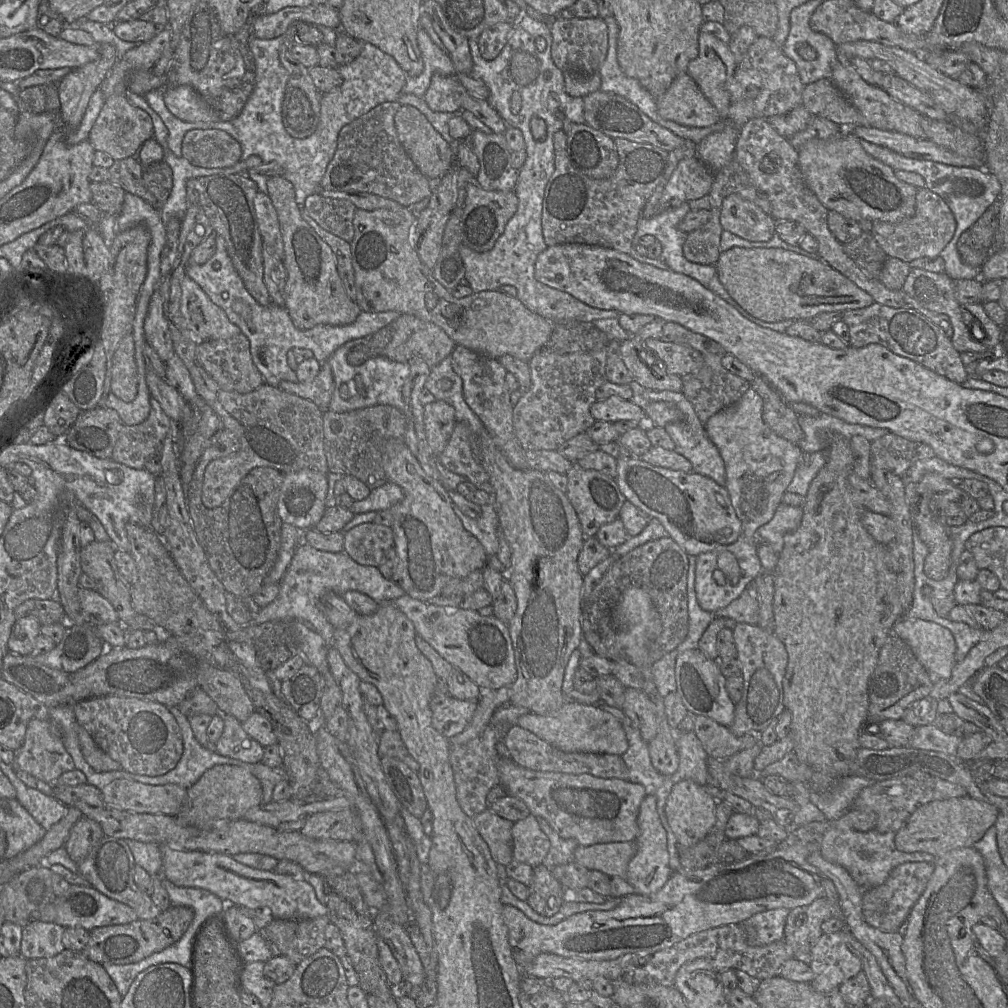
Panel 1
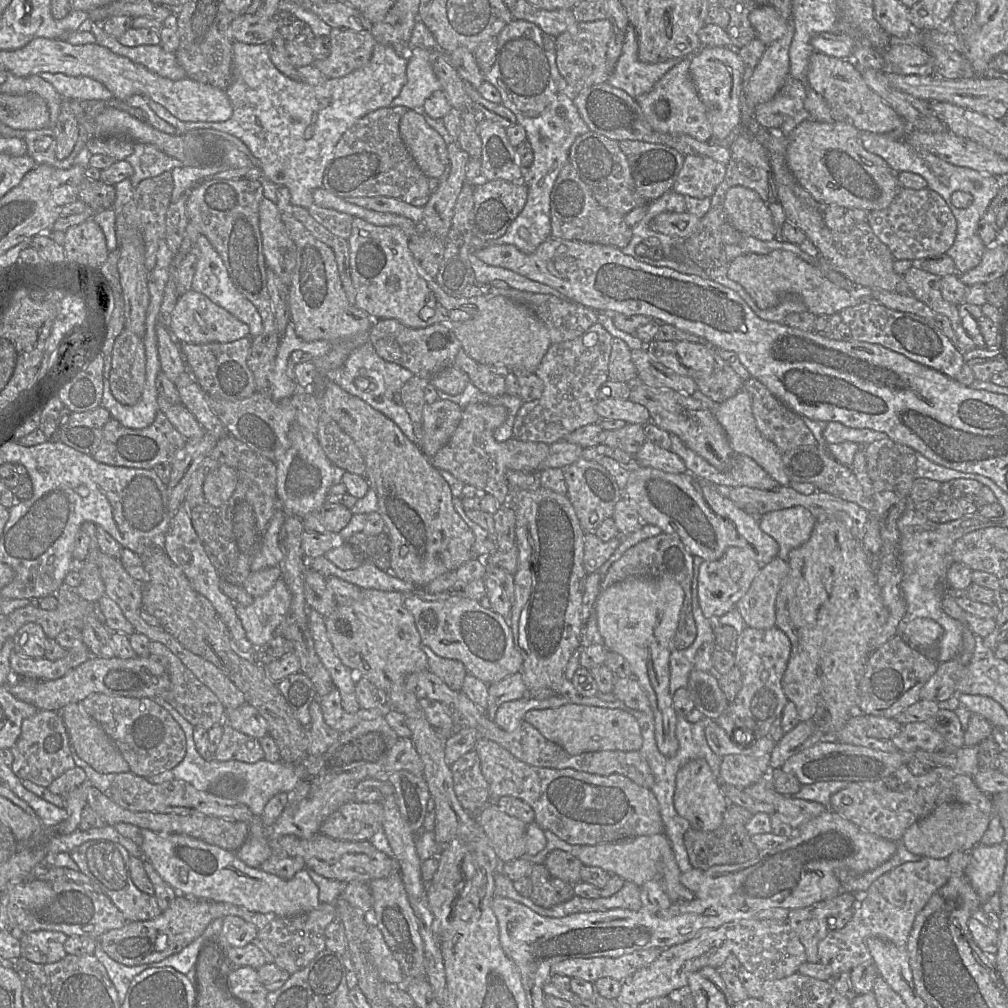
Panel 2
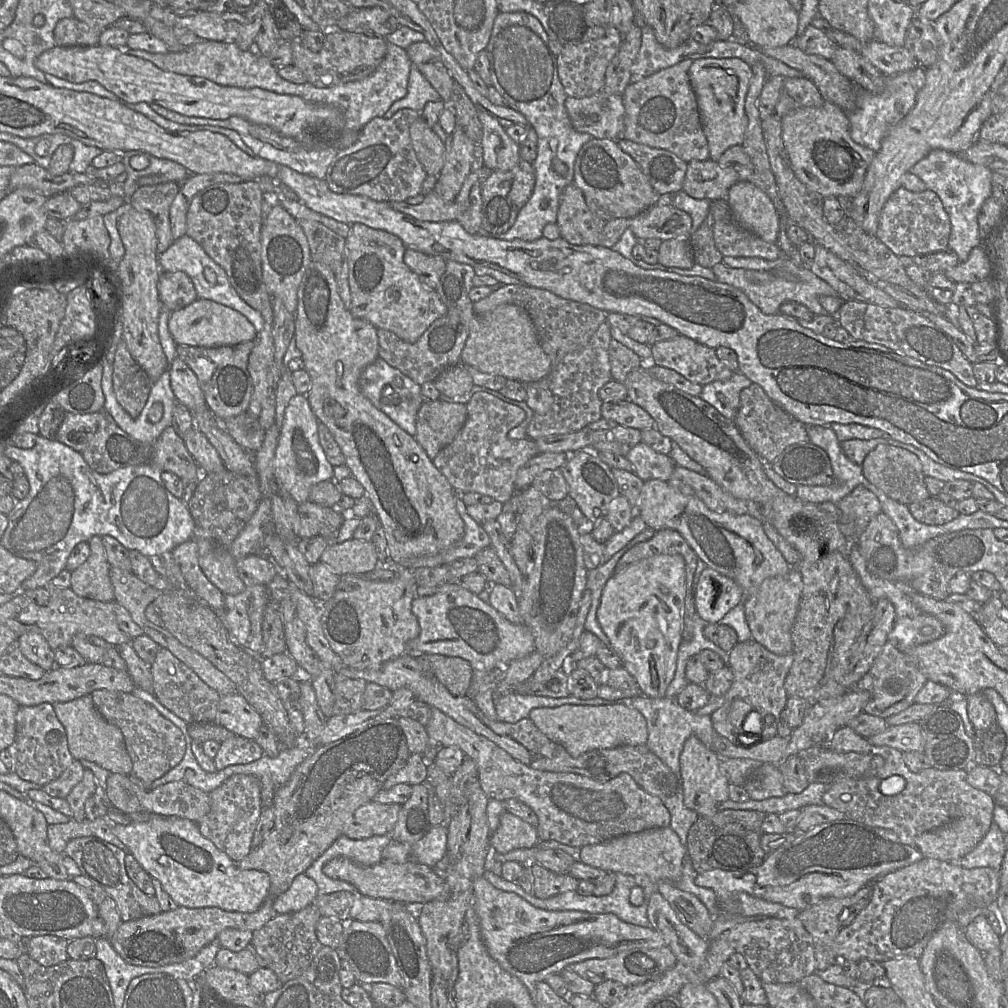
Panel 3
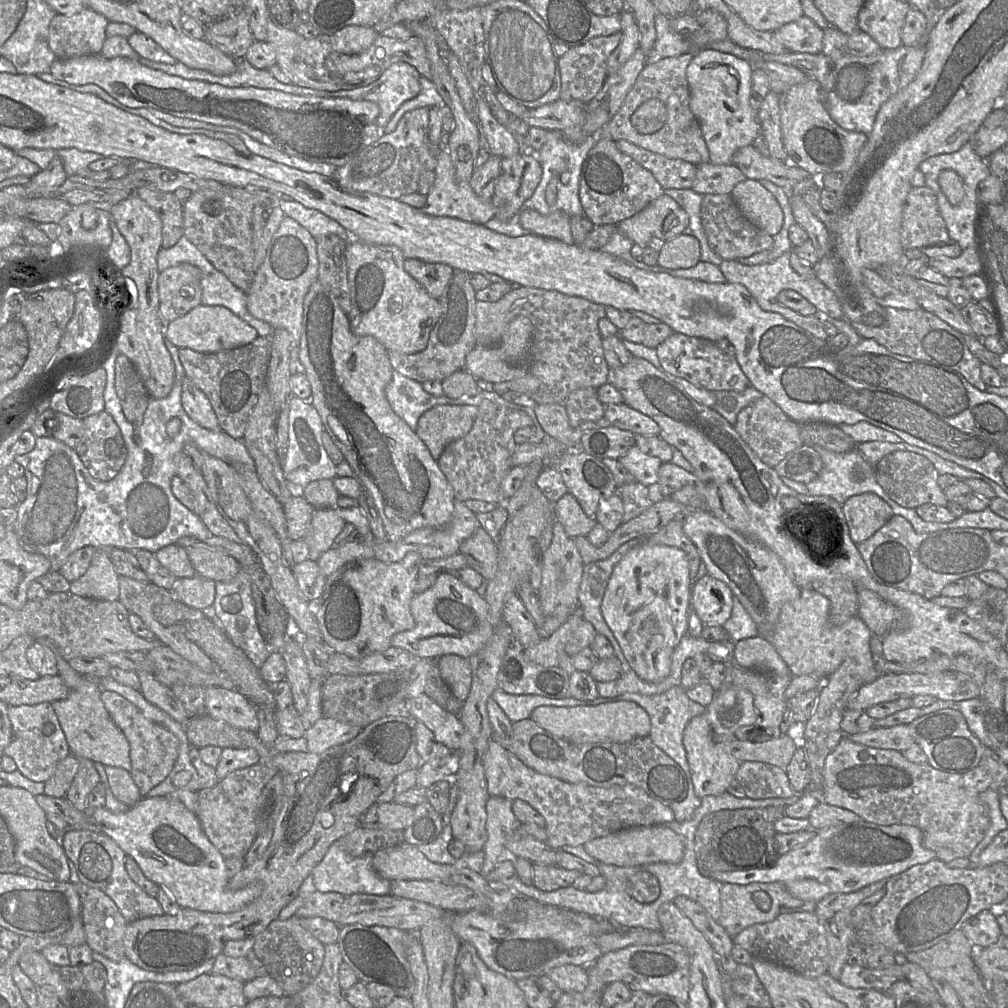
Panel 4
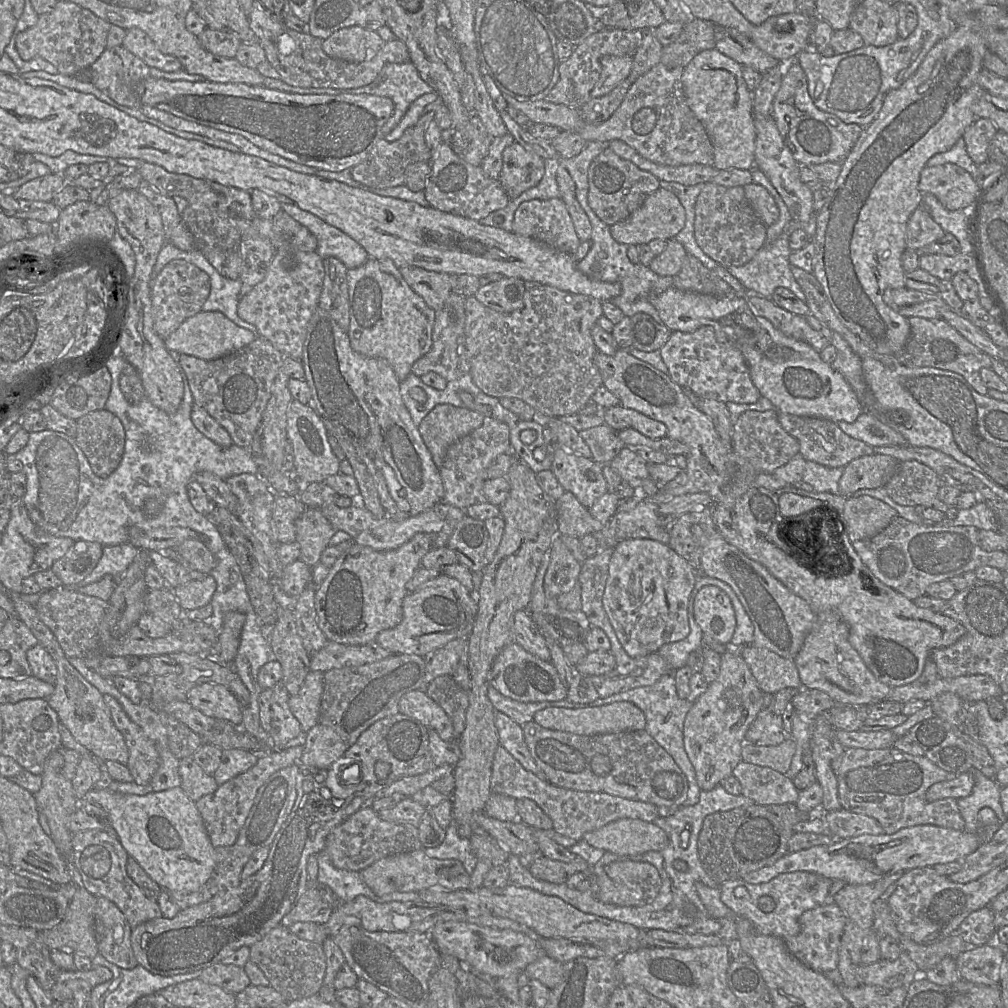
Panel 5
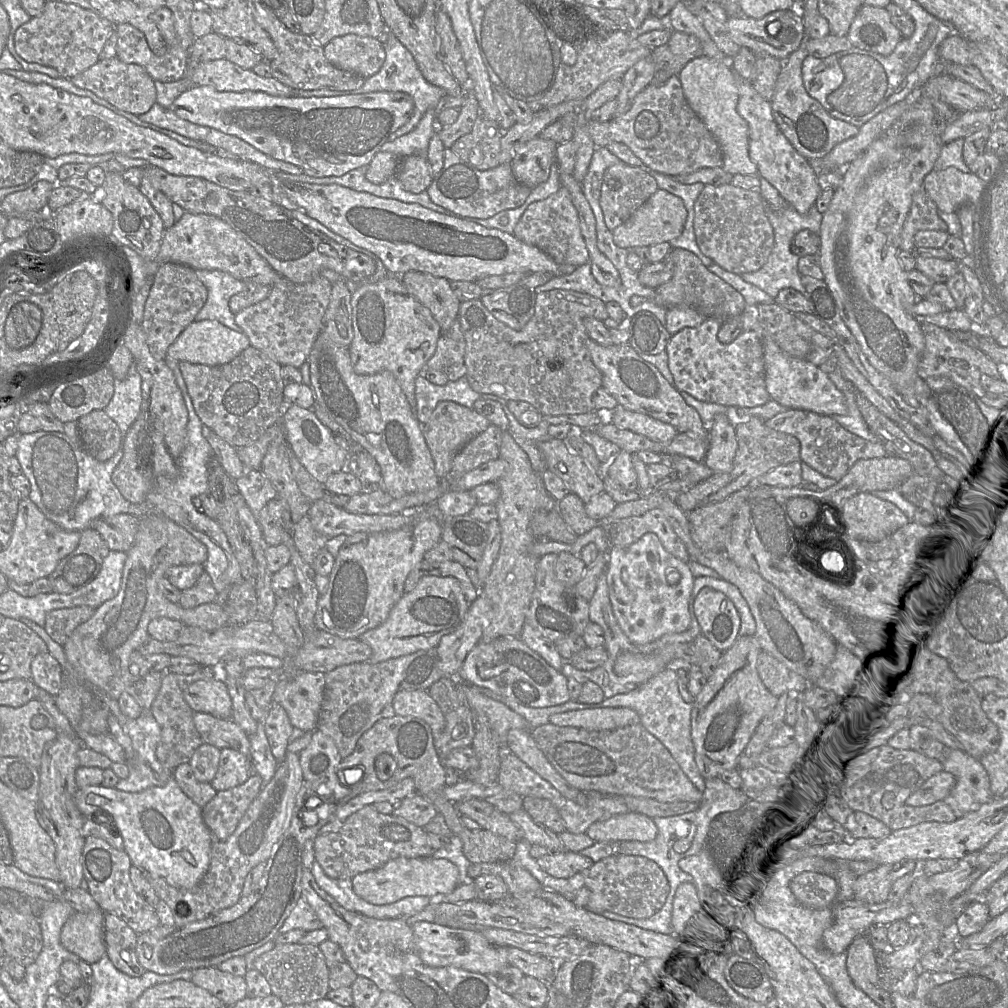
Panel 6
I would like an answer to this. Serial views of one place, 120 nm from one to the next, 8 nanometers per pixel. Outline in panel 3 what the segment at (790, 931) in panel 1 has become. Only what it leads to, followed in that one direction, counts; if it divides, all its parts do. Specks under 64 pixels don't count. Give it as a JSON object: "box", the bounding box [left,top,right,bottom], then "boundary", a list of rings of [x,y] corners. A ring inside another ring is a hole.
{"box":[797,884,872,970],"boundary":[[[868,884],[859,889],[854,895],[844,898],[828,897],[822,899],[819,903],[799,912],[797,918],[803,923],[805,929],[813,938],[815,951],[815,960],[817,970],[825,970],[837,962],[837,956],[834,951],[834,941],[841,929],[839,916],[843,909],[848,908],[864,898],[869,898],[872,891],[872,884]]]}

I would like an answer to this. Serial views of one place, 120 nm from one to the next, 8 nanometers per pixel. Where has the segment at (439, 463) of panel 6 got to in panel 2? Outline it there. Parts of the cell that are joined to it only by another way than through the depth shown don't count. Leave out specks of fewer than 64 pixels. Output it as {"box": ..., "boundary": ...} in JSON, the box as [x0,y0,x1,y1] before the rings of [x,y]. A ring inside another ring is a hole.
{"box":[421,399,463,460],"boundary":[[[438,399],[423,408],[421,450],[430,460],[457,429],[463,409],[450,400]]]}

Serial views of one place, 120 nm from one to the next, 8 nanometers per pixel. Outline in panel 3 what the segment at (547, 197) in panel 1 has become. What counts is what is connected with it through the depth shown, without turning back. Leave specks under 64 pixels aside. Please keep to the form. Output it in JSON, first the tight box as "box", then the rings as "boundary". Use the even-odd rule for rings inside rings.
{"box":[556,139,687,246],"boundary":[[[626,139],[617,142],[639,165],[659,195],[682,190],[687,162],[665,149],[652,148]],[[575,183],[562,190],[556,220],[561,238],[574,245],[599,246],[606,222],[589,209]]]}

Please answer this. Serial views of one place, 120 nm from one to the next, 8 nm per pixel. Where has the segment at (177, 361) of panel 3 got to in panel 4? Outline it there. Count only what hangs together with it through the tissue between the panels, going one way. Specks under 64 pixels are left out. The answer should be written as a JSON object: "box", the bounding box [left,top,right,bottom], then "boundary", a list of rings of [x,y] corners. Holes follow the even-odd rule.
{"box":[181,377,221,431],"boundary":[[[187,377],[182,381],[181,403],[188,416],[197,424],[213,431],[221,430],[209,399]]]}

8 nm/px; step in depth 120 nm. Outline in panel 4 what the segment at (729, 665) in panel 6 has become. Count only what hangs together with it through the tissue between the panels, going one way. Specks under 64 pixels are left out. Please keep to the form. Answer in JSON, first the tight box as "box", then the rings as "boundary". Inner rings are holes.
{"box":[683,687,757,796],"boundary":[[[731,687],[724,692],[716,692],[705,712],[692,718],[683,733],[683,746],[689,763],[695,794],[717,796],[727,791],[735,779],[740,762],[729,753],[729,743],[738,728],[753,724],[757,719],[753,695],[740,687]]]}

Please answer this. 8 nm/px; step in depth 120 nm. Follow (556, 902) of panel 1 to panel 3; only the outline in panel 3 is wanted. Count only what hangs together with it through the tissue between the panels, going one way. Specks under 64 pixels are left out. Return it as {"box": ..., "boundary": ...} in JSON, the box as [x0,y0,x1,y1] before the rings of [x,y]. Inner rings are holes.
{"box":[529,863,579,899],"boundary":[[[531,863],[529,869],[532,874],[532,895],[537,898],[547,899],[577,889],[579,880],[569,873],[557,874],[538,863]]]}

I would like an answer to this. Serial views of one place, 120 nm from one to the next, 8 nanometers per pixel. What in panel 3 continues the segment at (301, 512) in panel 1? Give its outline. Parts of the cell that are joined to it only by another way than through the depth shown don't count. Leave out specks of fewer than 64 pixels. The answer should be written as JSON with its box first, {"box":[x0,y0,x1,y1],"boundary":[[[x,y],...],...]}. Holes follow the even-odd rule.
{"box":[274,394,334,504],"boundary":[[[297,394],[290,400],[275,452],[274,472],[277,481],[297,504],[309,501],[309,491],[313,485],[333,480],[334,477],[333,466],[319,443],[318,422],[305,395]]]}

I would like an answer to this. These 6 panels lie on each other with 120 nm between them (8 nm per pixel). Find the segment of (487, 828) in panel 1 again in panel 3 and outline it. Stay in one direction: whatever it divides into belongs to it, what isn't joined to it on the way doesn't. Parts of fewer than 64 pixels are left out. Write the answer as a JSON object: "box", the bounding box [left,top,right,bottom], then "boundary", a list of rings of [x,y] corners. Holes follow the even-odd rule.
{"box":[490,811,539,854],"boundary":[[[505,811],[498,828],[490,835],[491,853],[504,854],[515,849],[535,847],[539,842],[536,827]]]}

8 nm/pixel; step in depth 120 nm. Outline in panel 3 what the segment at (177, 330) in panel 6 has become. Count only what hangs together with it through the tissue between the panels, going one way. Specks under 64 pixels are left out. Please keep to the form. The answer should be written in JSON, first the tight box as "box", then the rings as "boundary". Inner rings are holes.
{"box":[158,271,198,312],"boundary":[[[182,271],[162,272],[158,292],[162,308],[170,312],[184,308],[198,298],[194,283]]]}

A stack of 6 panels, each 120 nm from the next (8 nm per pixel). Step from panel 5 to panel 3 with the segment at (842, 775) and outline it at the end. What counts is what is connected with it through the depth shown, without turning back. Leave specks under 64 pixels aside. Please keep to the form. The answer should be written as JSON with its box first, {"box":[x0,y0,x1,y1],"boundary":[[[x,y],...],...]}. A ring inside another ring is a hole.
{"box":[822,725,995,847],"boundary":[[[847,725],[832,734],[829,748],[837,753],[859,752],[883,758],[881,766],[864,776],[841,778],[829,785],[822,797],[823,803],[842,812],[846,819],[891,830],[903,843],[912,847],[915,847],[915,839],[920,834],[935,830],[958,818],[975,819],[983,830],[983,836],[992,825],[995,801],[990,794],[973,788],[967,782],[967,770],[938,770],[930,767],[917,773],[911,772],[905,764],[903,752],[888,746],[872,745]],[[893,775],[902,777],[905,787],[896,795],[884,795],[880,791],[880,785],[883,780]]]}

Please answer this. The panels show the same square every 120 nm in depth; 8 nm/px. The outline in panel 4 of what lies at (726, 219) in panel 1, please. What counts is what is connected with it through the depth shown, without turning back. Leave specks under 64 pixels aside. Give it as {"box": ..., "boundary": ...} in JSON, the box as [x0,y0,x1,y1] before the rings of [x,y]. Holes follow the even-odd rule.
{"box":[731,178,783,236],"boundary":[[[746,178],[731,193],[743,216],[755,227],[775,236],[783,225],[783,212],[775,197],[758,180]]]}

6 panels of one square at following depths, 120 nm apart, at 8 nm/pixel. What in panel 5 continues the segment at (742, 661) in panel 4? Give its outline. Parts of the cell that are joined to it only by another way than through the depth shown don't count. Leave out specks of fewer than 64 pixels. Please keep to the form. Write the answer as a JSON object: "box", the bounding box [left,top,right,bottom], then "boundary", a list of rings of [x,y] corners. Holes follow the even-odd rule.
{"box":[739,645,803,696],"boundary":[[[745,645],[739,653],[749,666],[759,688],[773,696],[785,688],[803,689],[797,667],[792,659],[784,658],[769,649]]]}

